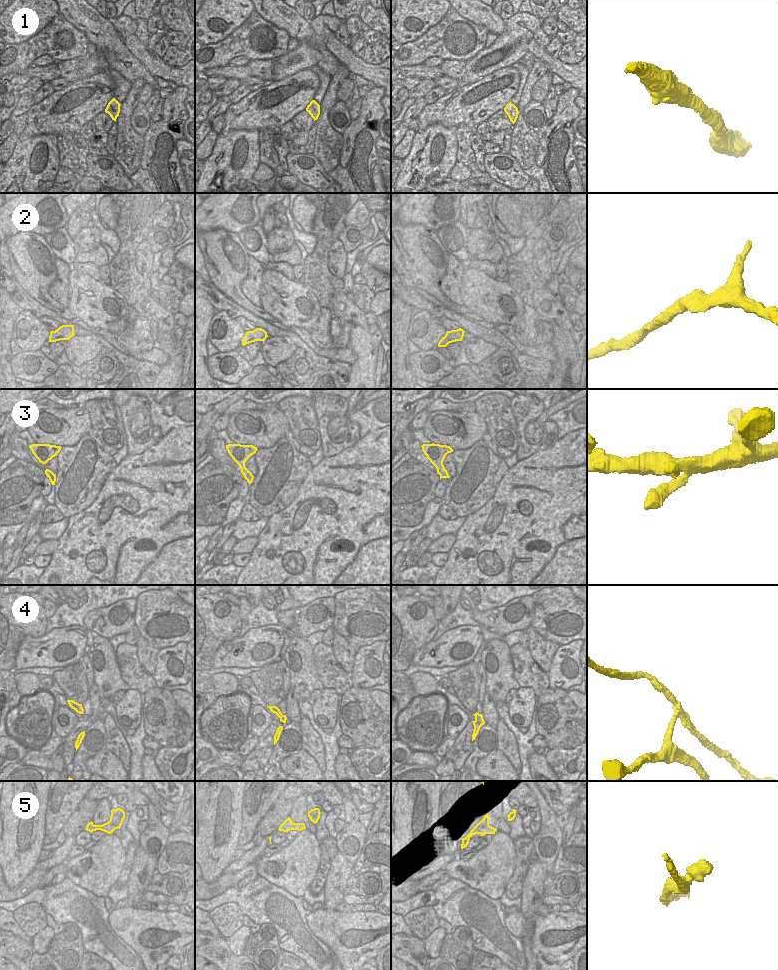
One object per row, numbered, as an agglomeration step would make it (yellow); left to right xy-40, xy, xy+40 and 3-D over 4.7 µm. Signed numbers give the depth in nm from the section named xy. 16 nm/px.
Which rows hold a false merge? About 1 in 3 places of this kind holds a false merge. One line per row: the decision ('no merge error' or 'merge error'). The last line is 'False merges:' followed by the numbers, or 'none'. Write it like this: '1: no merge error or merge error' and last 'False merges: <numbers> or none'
1: no merge error
2: no merge error
3: no merge error
4: merge error
5: no merge error
False merges: 4

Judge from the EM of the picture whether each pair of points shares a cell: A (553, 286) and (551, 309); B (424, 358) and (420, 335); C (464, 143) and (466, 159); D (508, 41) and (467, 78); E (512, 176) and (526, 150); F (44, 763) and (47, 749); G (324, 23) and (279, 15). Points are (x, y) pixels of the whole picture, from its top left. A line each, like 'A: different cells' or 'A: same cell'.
A: different cells
B: different cells
C: same cell
D: same cell
E: different cells
F: different cells
G: different cells

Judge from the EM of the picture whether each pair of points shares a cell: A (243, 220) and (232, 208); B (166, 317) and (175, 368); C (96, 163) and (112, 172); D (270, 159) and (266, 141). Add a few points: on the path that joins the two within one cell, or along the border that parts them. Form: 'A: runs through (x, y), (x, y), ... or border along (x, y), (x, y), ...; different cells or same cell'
A: runs through (240, 217), (235, 211); same cell
B: runs through (166, 330), (166, 342), (173, 349), (175, 355); same cell
C: runs through (100, 167), (108, 171); same cell
D: runs through (268, 155), (266, 145); same cell

